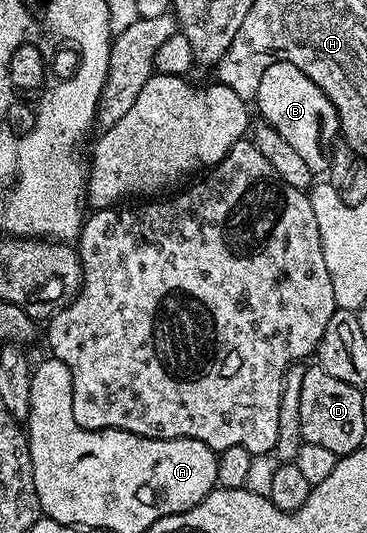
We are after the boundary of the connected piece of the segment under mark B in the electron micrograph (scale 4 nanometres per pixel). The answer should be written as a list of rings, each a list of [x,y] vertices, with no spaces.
[[[285,60],[266,66],[262,82],[258,82],[254,108],[261,112],[263,123],[269,124],[286,143],[293,148],[313,174],[328,171],[332,159],[332,149],[341,135],[340,116],[336,107],[330,102],[327,91],[311,76],[302,74],[298,66]]]

